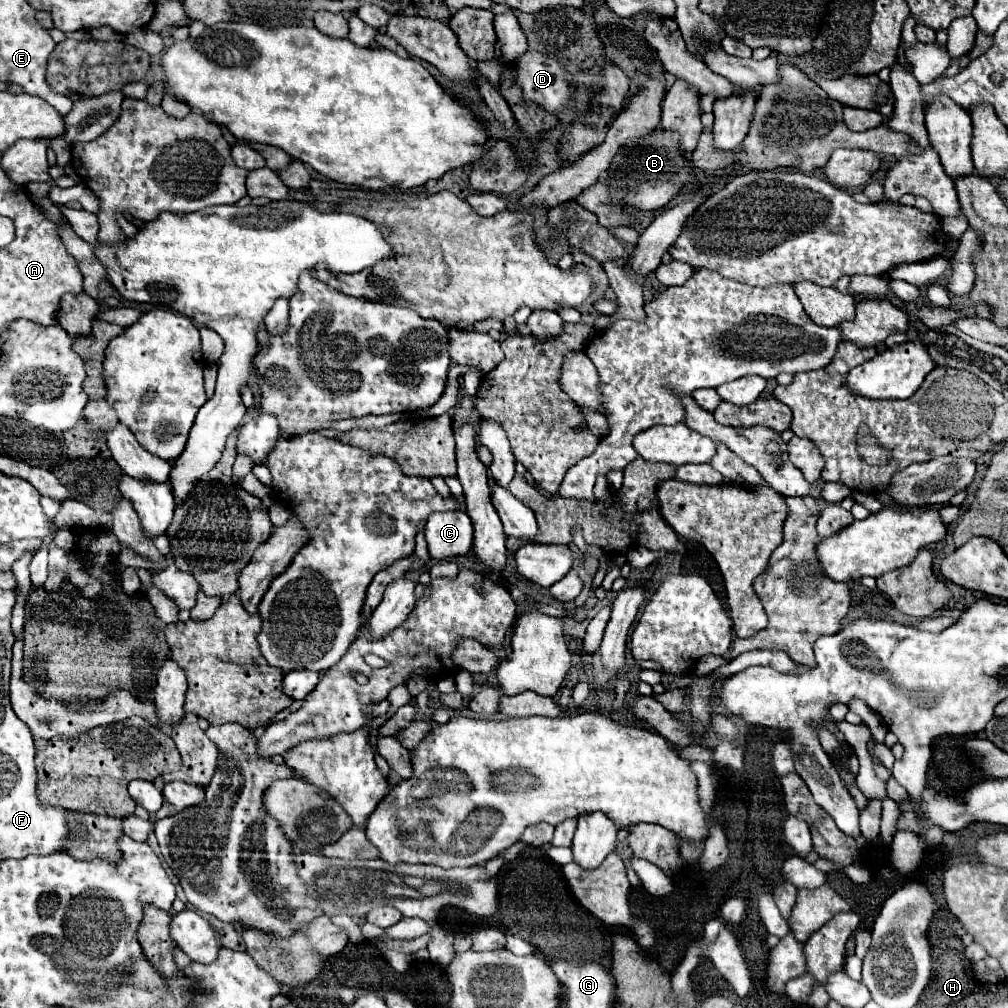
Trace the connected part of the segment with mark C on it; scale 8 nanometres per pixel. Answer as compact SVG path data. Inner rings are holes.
M462 509L432 513L426 523L424 535L432 559L446 561L452 557L460 557L470 551L472 521Z

